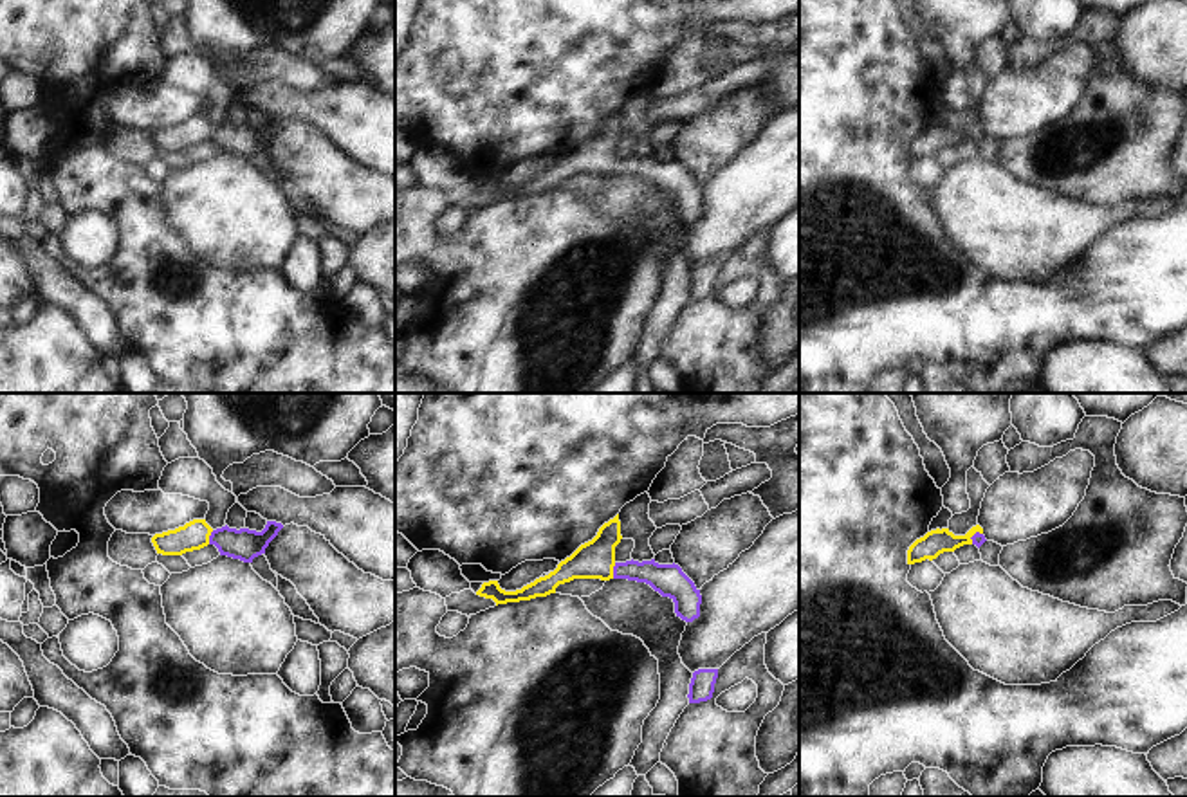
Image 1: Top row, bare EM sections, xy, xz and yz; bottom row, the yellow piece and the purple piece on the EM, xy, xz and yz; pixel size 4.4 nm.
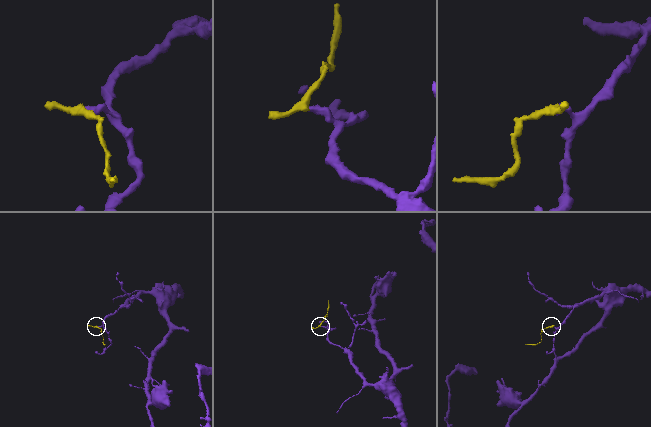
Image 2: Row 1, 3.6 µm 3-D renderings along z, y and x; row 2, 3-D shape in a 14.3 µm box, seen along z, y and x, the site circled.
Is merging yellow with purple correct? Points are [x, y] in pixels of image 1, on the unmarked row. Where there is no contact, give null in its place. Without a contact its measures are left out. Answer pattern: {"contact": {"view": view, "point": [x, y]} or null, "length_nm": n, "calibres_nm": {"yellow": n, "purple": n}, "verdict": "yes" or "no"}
{"contact": {"view": "xz", "point": [612, 166]}, "length_nm": 70, "calibres_nm": {"yellow": 170, "purple": 140}, "verdict": "yes"}

